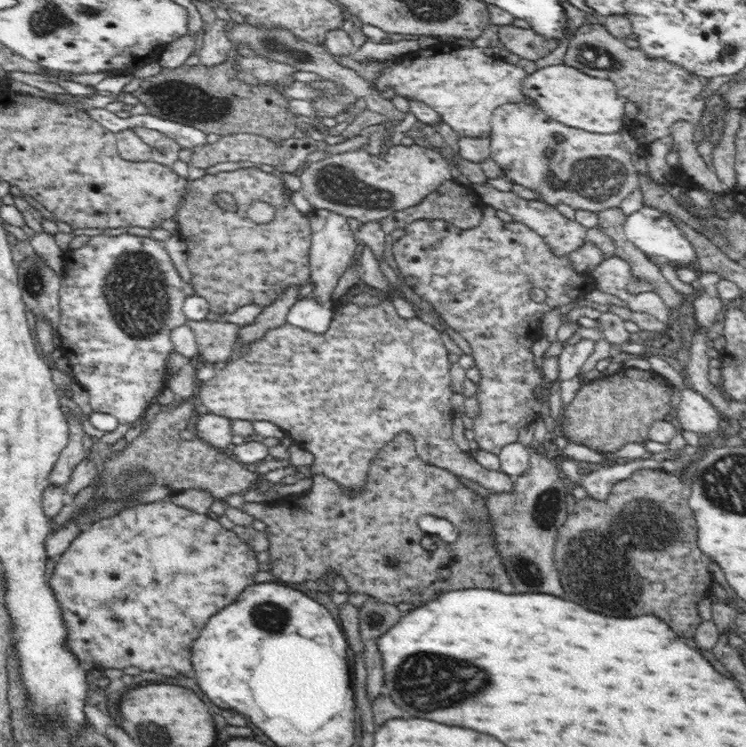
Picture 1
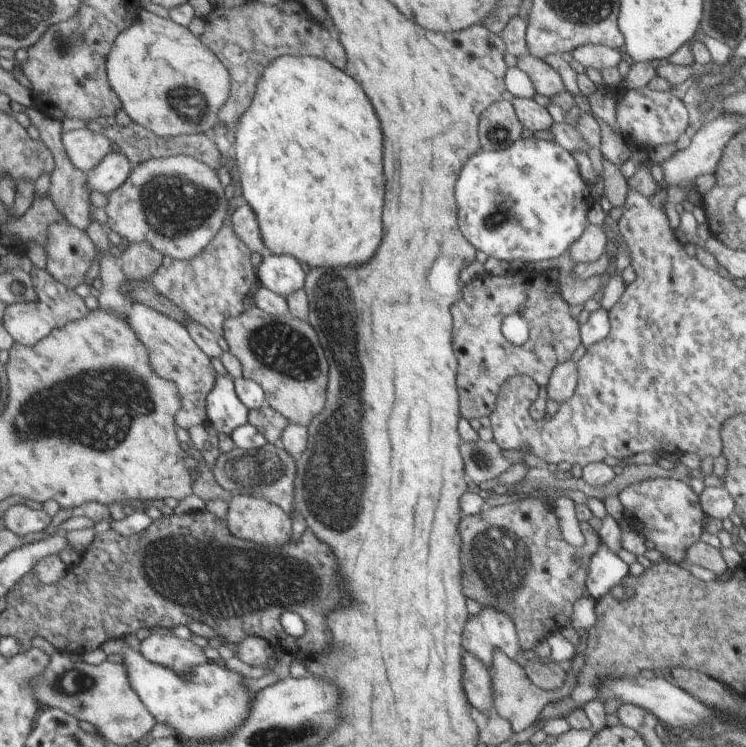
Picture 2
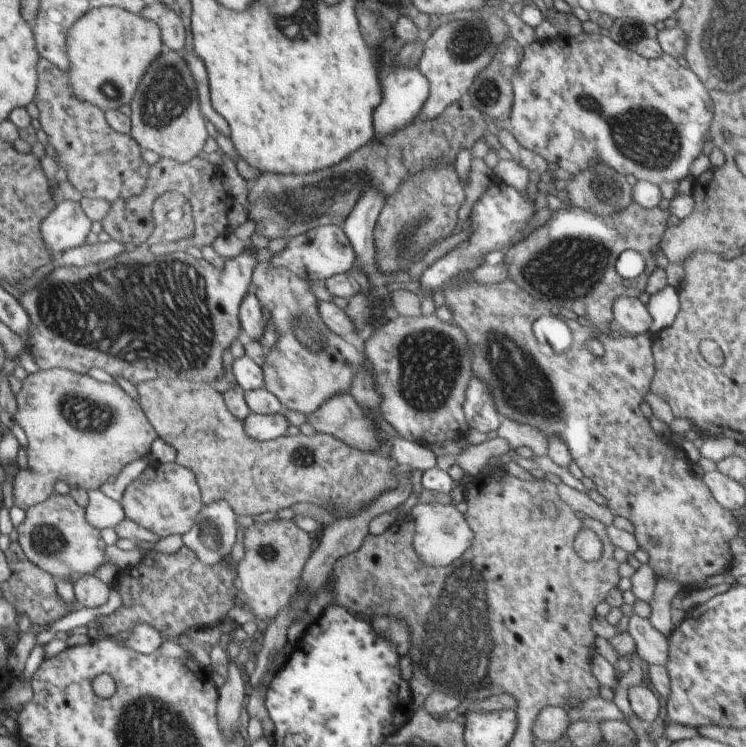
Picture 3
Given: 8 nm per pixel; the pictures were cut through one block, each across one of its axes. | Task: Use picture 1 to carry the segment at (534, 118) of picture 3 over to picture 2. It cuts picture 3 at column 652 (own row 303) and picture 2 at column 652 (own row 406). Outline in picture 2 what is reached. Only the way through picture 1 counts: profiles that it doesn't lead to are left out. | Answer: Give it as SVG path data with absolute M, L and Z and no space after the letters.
M650 88L626 89L616 100L616 120L621 135L632 137L632 144L641 150L655 148L660 145L676 143L684 133L690 118L684 104L678 100L674 92L656 92Z

